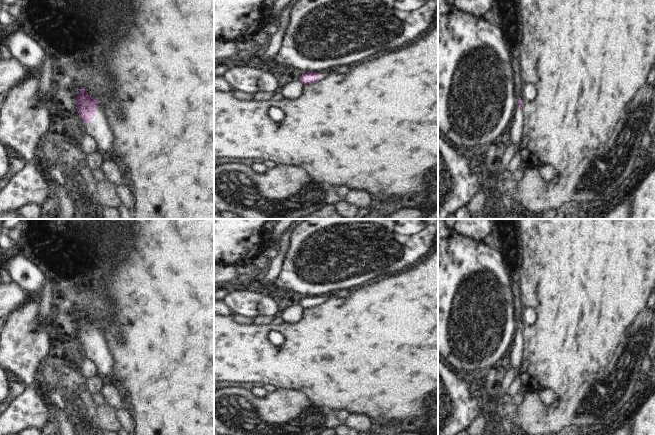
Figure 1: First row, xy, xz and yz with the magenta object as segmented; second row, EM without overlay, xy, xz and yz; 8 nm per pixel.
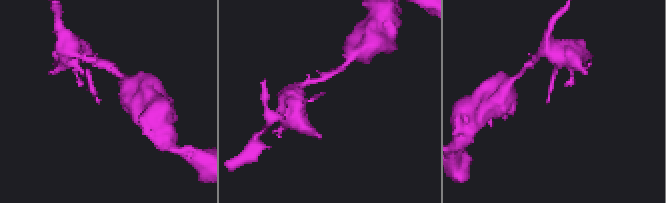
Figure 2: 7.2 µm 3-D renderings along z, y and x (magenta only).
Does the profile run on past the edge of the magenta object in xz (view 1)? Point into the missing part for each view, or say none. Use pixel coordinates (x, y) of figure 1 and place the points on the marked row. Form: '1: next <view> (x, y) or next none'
1: next xz (323, 74)

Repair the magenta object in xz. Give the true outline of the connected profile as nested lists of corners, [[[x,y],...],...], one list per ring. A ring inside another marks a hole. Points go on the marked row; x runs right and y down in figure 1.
[[[308,72],[299,77],[299,80],[303,83],[303,85],[313,84],[318,82],[320,79],[324,79],[329,72]]]

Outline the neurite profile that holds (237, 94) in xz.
[[[231,90],[231,95],[237,100],[242,100],[246,102],[253,100],[253,94],[249,92],[242,92],[240,90]]]

